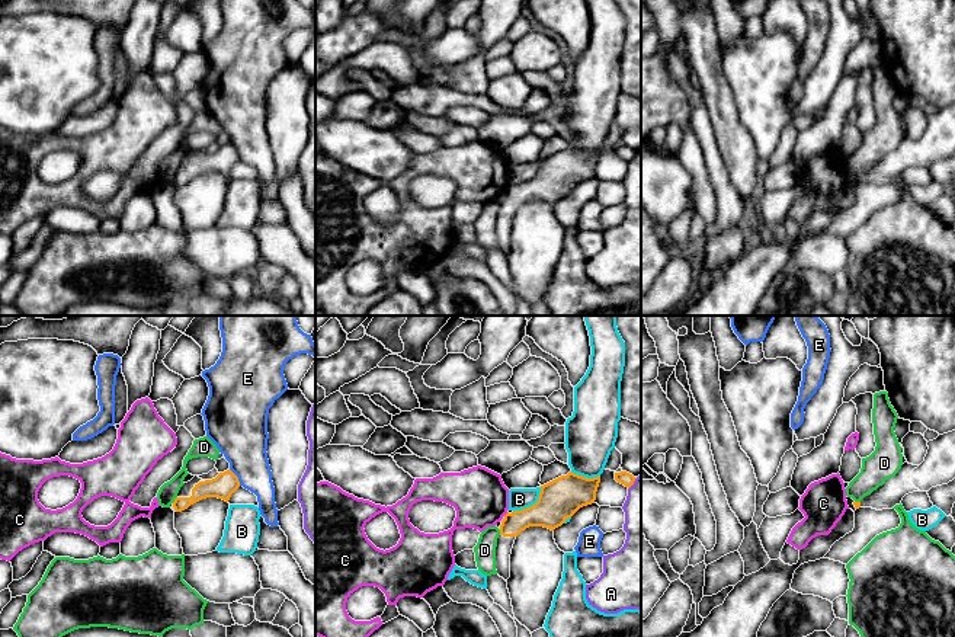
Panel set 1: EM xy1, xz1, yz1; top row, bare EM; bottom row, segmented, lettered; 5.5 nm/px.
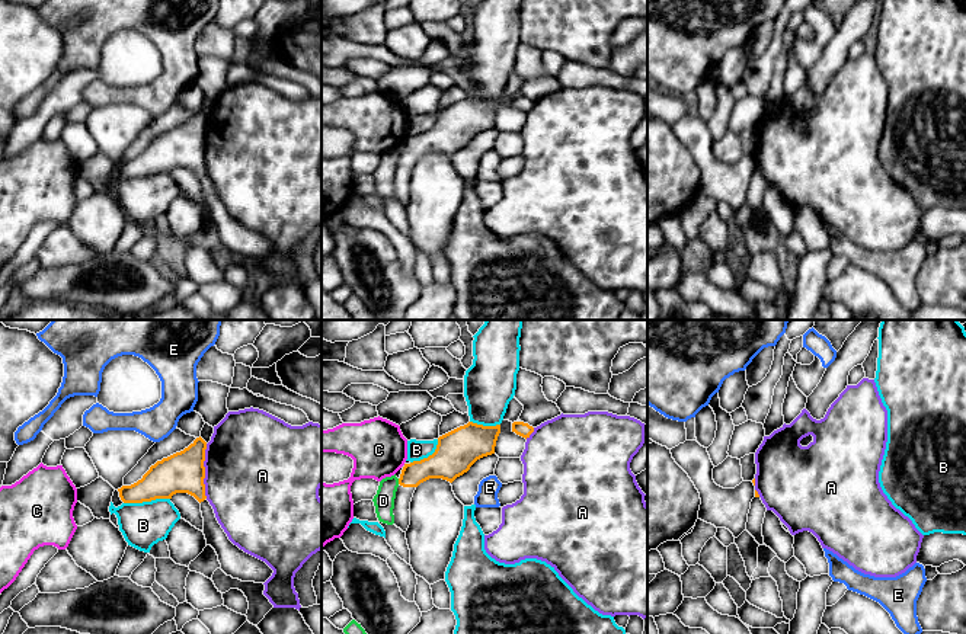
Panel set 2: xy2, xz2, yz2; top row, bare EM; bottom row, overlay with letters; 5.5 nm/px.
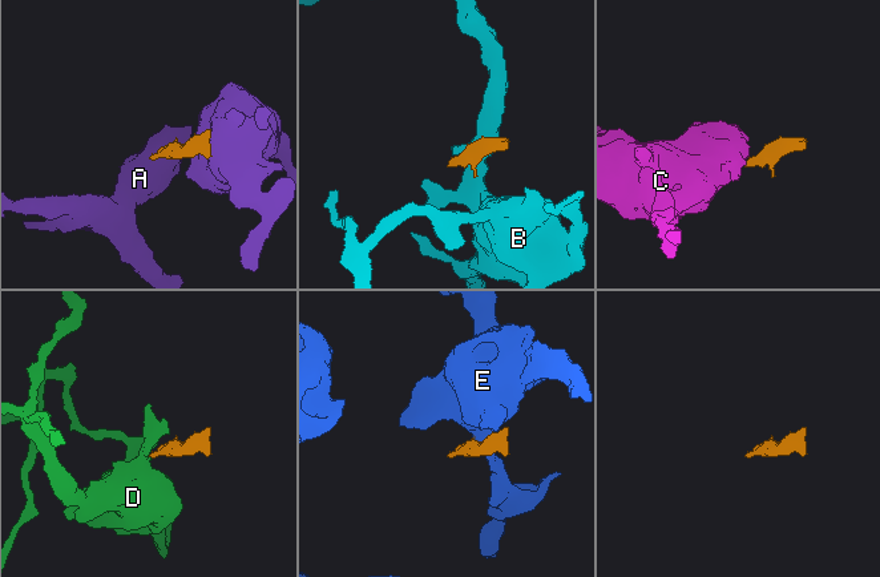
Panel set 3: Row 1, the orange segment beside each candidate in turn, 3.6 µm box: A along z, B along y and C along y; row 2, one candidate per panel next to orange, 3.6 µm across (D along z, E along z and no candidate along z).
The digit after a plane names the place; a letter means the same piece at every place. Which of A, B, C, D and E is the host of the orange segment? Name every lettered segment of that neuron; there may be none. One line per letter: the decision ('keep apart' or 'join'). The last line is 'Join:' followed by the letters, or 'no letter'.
A: keep apart
B: keep apart
C: keep apart
D: keep apart
E: keep apart
Join: no letter

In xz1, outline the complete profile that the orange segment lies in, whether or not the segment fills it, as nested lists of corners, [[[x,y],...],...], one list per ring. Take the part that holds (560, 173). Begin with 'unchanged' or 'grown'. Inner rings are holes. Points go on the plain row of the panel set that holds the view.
grown; [[[574,147],[561,150],[544,160],[538,176],[522,185],[507,185],[497,202],[496,244],[506,256],[510,252],[510,228],[516,211],[529,201],[551,205],[561,201],[580,182],[595,177],[600,150],[587,153]]]

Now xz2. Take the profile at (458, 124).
grown; [[[468,96],[438,112],[436,124],[420,135],[406,135],[396,147],[399,161],[394,173],[394,199],[403,206],[410,199],[410,176],[416,161],[429,153],[452,157],[480,132],[495,128],[500,99],[483,100]]]

